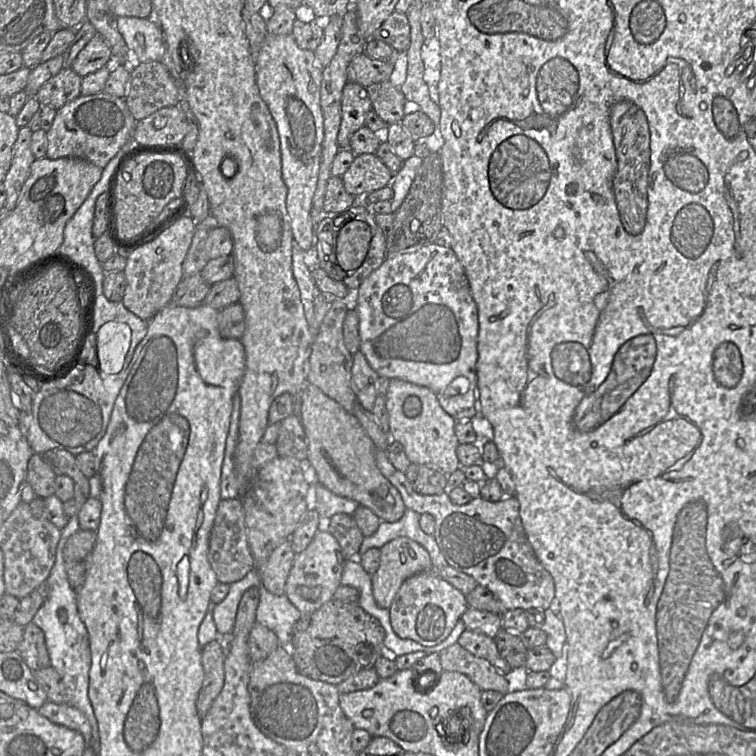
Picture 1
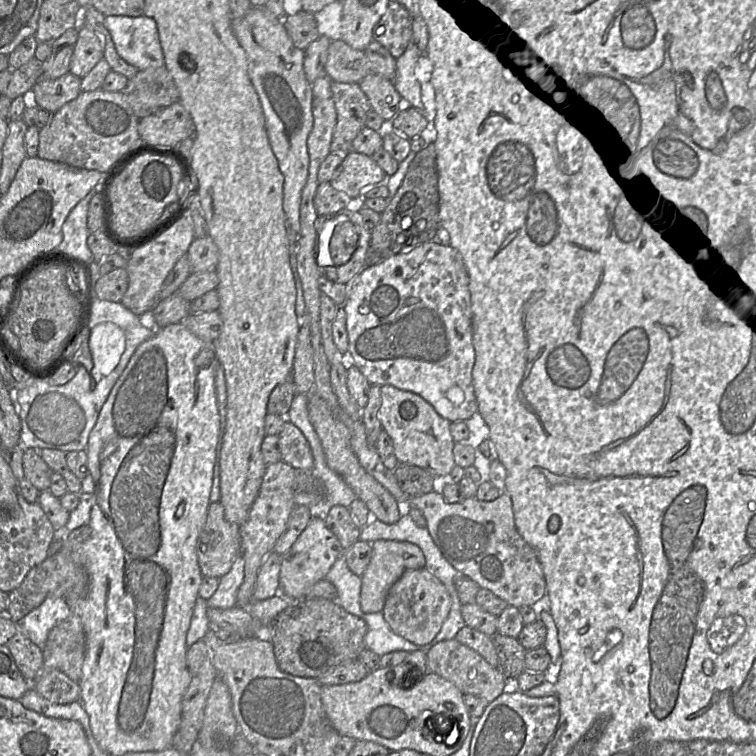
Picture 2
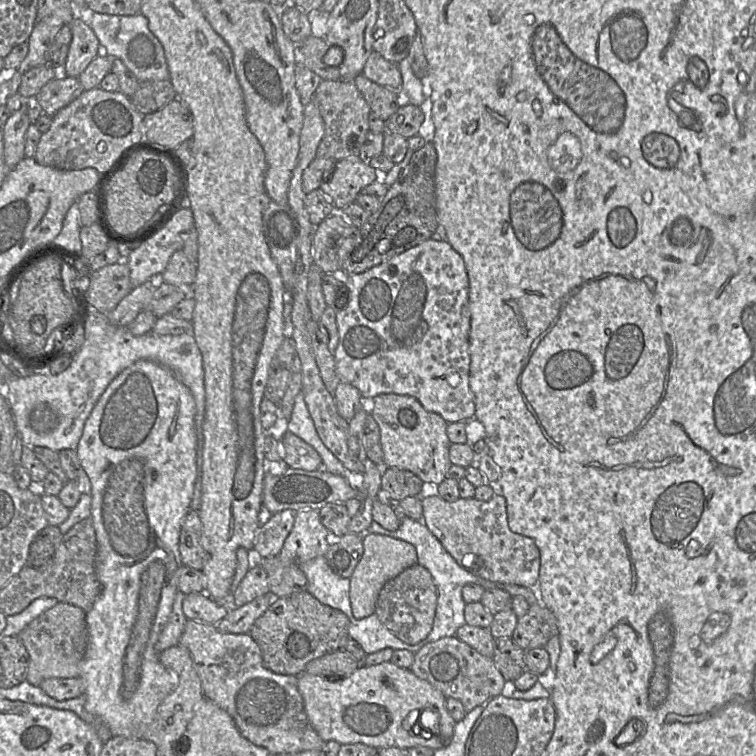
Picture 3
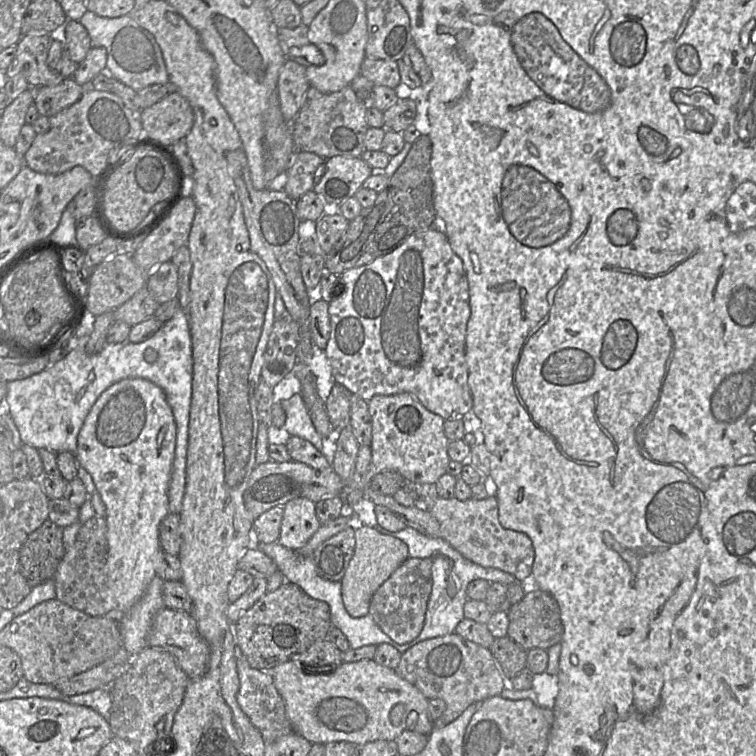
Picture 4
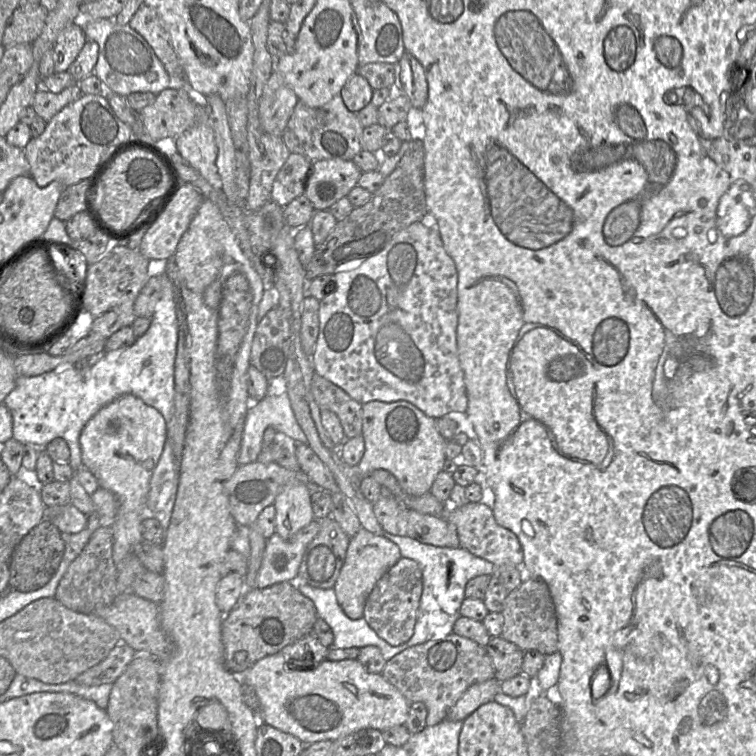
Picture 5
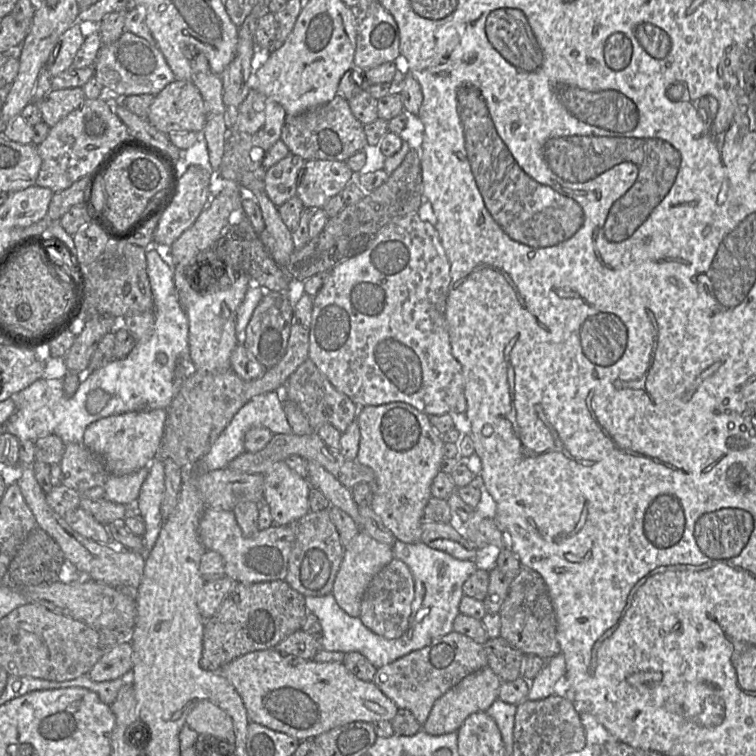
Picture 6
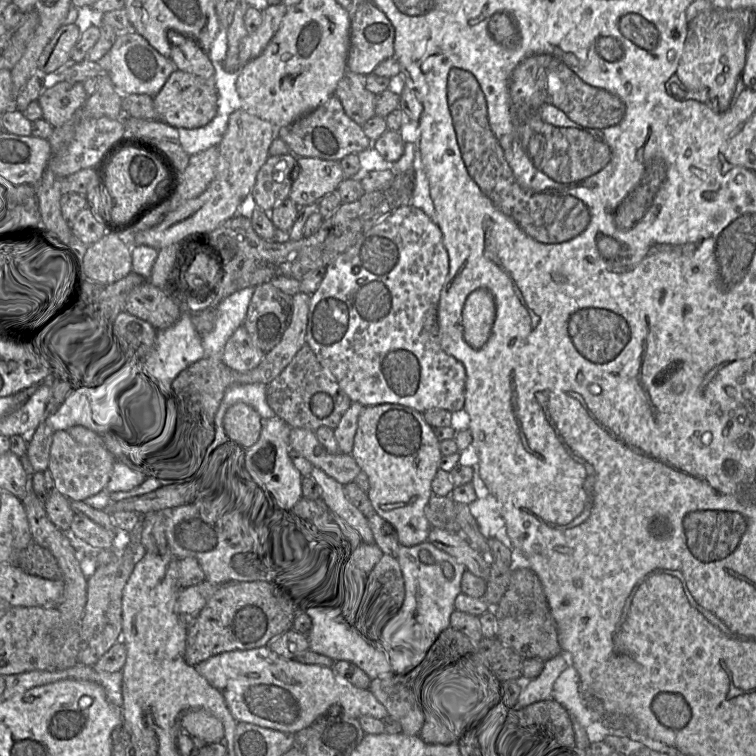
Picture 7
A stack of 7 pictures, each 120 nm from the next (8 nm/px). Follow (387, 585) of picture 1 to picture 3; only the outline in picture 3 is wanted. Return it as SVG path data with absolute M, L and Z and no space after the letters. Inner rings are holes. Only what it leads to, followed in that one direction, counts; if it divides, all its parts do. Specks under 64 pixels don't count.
M365 532L362 539L364 552L349 578L349 598L352 613L356 619L374 614L376 601L384 584L418 562L415 547L406 541L370 532Z

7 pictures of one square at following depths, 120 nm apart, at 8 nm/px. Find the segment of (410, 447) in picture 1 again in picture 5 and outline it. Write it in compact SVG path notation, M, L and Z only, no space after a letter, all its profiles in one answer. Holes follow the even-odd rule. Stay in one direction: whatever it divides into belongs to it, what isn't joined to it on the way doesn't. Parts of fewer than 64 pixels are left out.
M370 401L363 404L362 436L365 452L358 465L352 467L353 475L362 480L378 469L390 472L398 481L402 490L410 495L421 496L430 492L439 472L443 471L448 441L439 433L436 420L408 401L395 402Z

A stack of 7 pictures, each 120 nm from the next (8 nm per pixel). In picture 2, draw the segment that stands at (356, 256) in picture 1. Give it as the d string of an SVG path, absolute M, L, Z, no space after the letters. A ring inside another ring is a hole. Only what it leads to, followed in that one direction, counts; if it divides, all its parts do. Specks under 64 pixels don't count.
M333 220L331 224L337 227L331 230L330 254L335 266L344 265L357 249L359 233L351 221L338 222Z

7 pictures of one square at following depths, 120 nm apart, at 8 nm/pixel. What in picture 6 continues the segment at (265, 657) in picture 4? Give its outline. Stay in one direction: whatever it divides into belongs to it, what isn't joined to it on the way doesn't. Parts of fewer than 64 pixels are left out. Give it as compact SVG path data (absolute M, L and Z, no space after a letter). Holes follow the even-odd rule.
M285 580L237 583L217 612L205 620L201 668L219 672L223 666L242 655L259 650L274 649L287 636L301 629L308 613L305 597L294 590Z

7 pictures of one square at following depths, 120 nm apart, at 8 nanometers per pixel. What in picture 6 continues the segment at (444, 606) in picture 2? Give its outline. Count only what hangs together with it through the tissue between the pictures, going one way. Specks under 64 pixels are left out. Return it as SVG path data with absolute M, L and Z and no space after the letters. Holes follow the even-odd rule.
M392 559L372 578L364 592L359 616L361 622L385 639L401 637L408 627L414 591L414 578L409 567L401 560Z

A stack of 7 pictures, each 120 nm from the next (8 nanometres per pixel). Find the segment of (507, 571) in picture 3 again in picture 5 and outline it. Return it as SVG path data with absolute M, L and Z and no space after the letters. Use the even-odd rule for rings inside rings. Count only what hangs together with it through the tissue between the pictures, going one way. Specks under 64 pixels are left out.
M469 502L461 507L448 506L444 517L456 529L460 547L471 554L493 563L522 567L523 551L517 536L496 523L493 510L480 502Z

